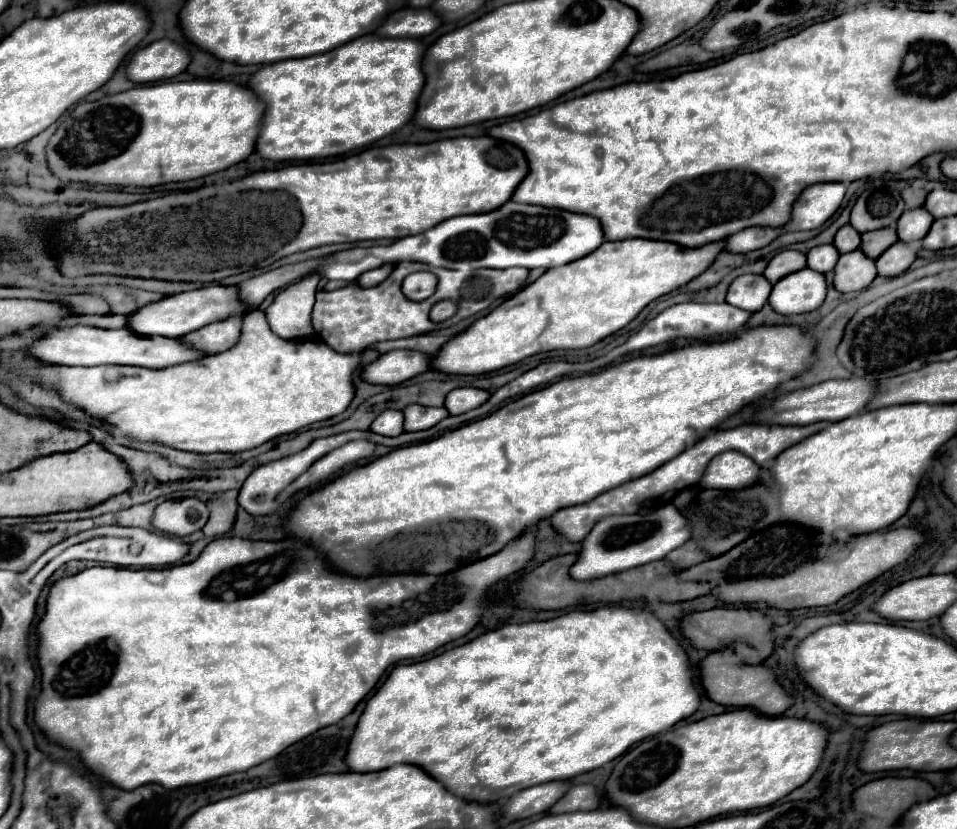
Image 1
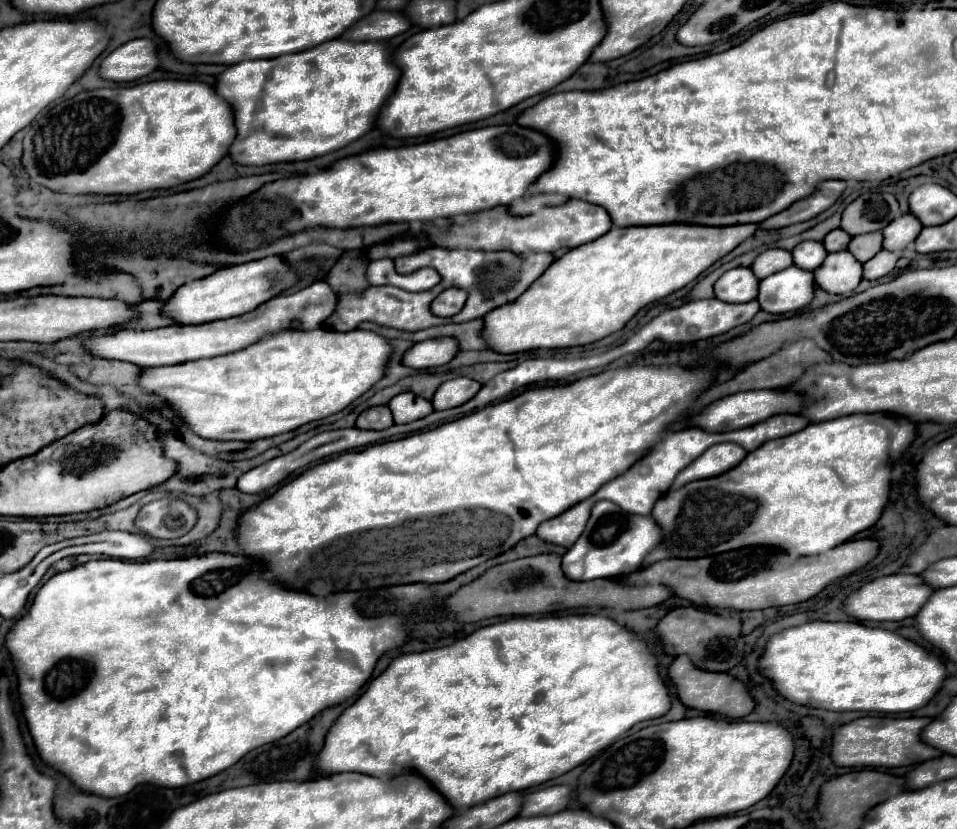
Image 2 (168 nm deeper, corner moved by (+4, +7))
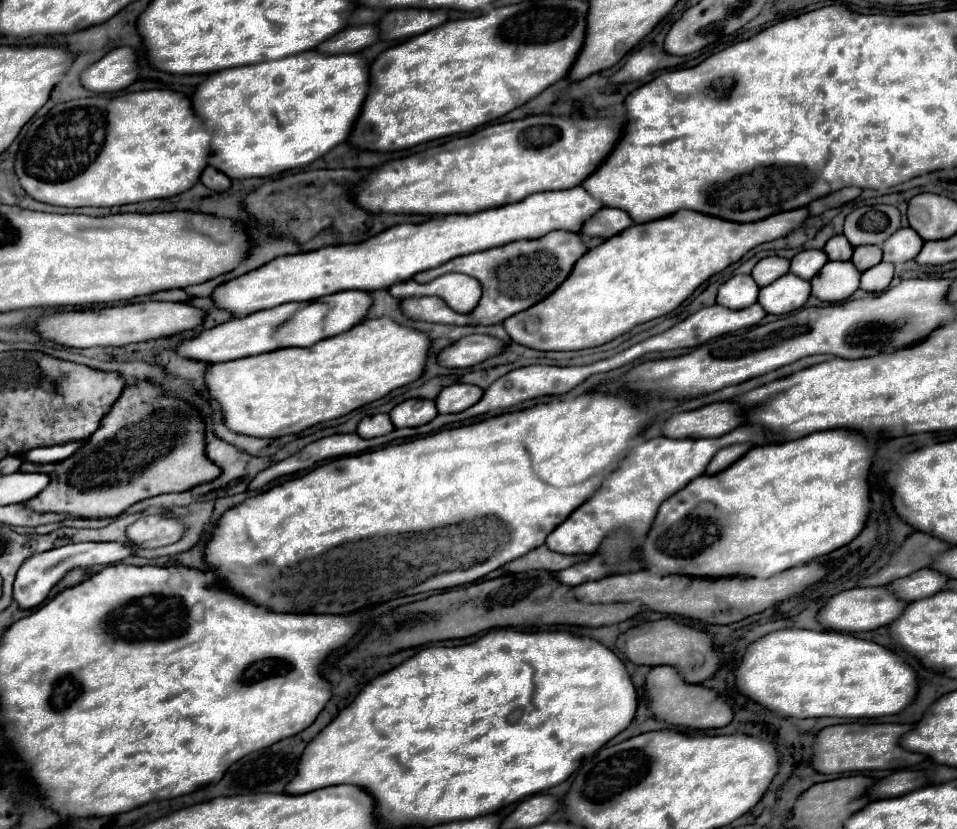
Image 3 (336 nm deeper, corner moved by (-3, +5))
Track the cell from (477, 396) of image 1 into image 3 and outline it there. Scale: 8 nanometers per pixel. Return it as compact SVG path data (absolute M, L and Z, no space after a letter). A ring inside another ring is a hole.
M451 384L441 390L437 396L437 410L439 414L457 414L467 410L469 406L477 404L483 396L483 390L473 384Z

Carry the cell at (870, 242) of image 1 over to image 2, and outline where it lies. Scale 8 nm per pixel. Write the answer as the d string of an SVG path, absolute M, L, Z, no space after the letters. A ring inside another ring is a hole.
M870 232L864 236L854 236L848 244L848 250L858 262L868 262L868 258L874 258L882 250L882 234Z

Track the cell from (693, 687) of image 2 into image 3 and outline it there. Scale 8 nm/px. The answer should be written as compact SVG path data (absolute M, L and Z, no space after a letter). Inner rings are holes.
M655 666L647 674L647 692L651 698L651 710L655 716L683 728L723 728L733 720L733 708L725 696L713 688L701 684L687 684L673 666Z

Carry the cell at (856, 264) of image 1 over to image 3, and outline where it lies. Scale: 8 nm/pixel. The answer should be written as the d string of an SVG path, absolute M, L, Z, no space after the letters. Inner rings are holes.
M827 262L819 274L811 280L811 294L825 302L843 302L847 300L861 284L861 272L847 262Z

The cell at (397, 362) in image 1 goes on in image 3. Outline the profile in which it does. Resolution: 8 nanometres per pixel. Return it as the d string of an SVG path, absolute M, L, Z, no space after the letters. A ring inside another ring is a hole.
M473 334L465 336L451 346L443 348L437 354L437 362L445 368L471 368L483 360L487 360L493 354L499 354L505 346L491 336Z

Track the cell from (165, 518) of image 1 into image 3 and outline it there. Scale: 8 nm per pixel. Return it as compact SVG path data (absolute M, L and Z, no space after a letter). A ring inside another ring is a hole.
M141 516L127 528L129 542L141 548L167 546L183 538L187 526L177 518L167 516Z

